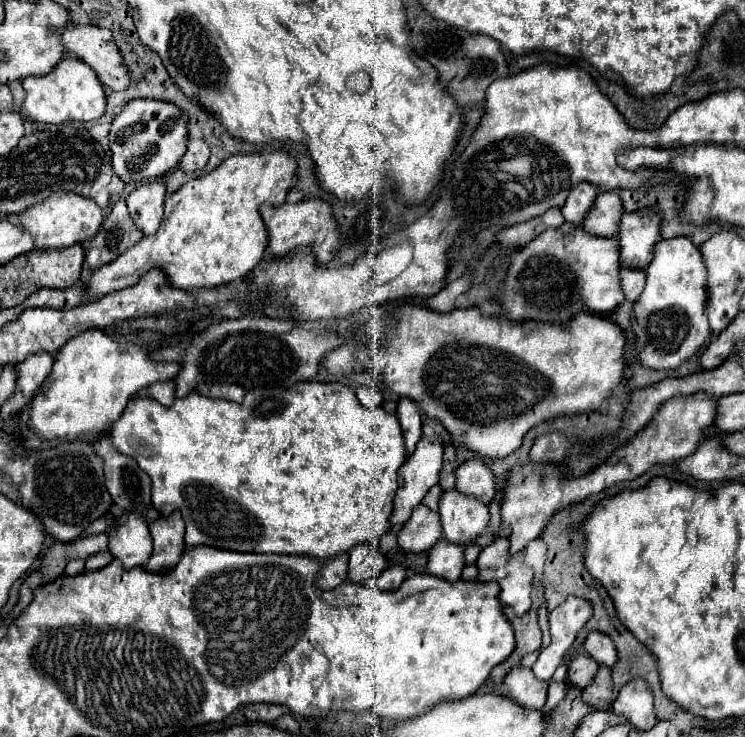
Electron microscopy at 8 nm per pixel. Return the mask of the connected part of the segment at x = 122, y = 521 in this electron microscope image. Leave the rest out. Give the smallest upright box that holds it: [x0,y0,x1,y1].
[109,513,153,569]

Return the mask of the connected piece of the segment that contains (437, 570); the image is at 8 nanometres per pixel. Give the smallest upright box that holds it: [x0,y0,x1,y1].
[427,541,465,581]

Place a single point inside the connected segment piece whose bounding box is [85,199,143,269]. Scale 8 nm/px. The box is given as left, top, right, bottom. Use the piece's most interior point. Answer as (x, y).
(119, 232)

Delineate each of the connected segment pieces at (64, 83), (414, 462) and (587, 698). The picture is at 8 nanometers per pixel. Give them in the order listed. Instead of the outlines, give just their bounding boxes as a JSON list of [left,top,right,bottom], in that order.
[[21,59,105,125],[391,437,443,533],[583,665,613,711]]

